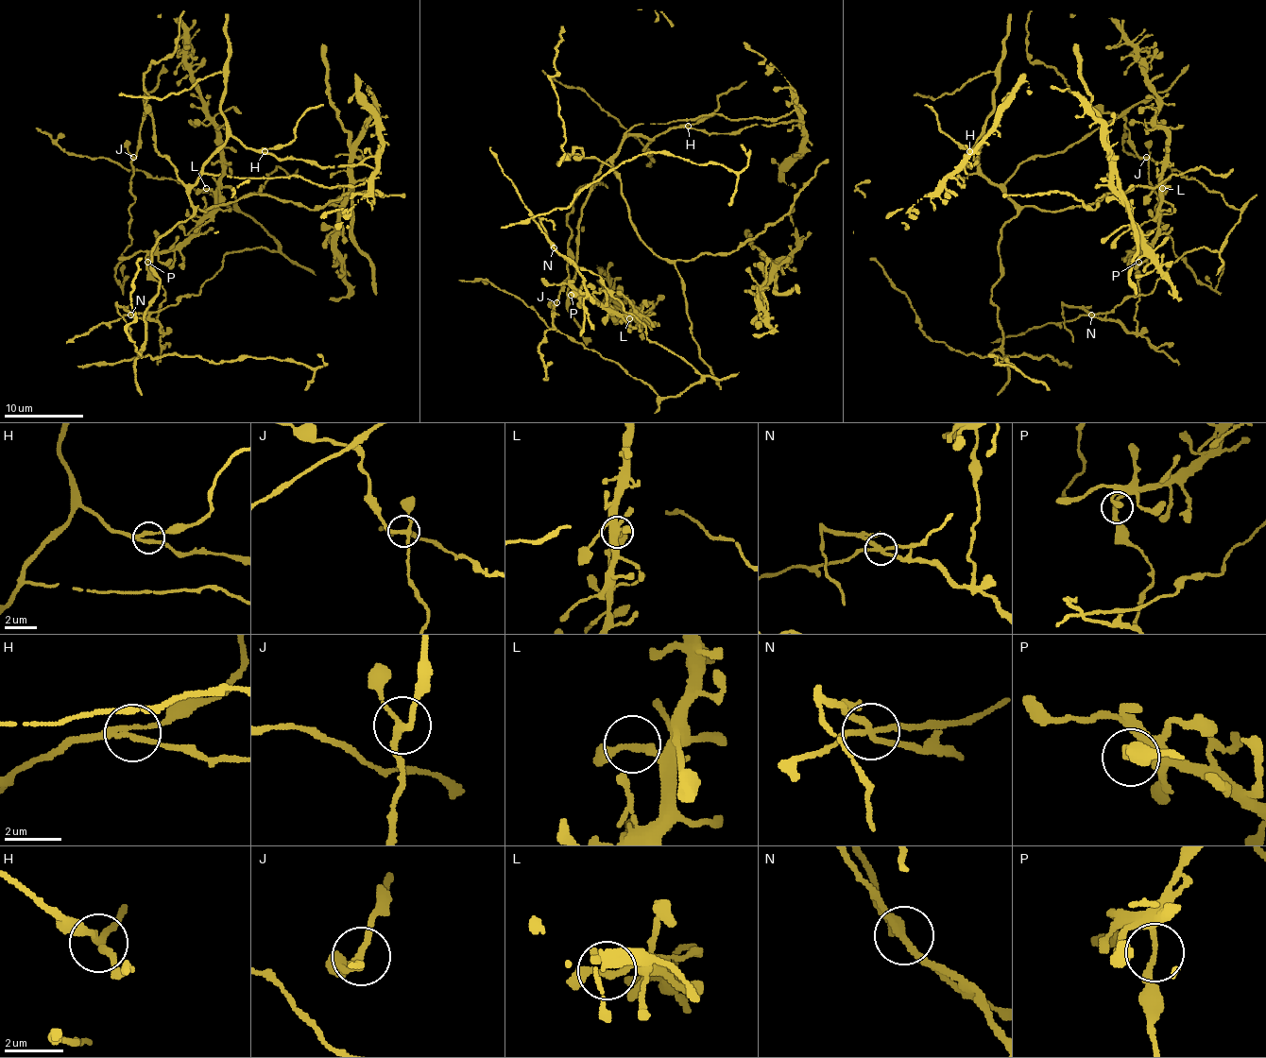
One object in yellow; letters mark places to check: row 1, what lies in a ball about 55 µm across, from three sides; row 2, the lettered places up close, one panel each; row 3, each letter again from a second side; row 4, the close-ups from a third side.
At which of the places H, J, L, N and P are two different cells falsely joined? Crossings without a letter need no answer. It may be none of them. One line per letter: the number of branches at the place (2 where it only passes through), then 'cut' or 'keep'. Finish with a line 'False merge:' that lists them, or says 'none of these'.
H: 3 | keep
J: 3 | keep
L: 2 | keep
N: 4 | cut
P: 2 | cut
False merge: N, P

